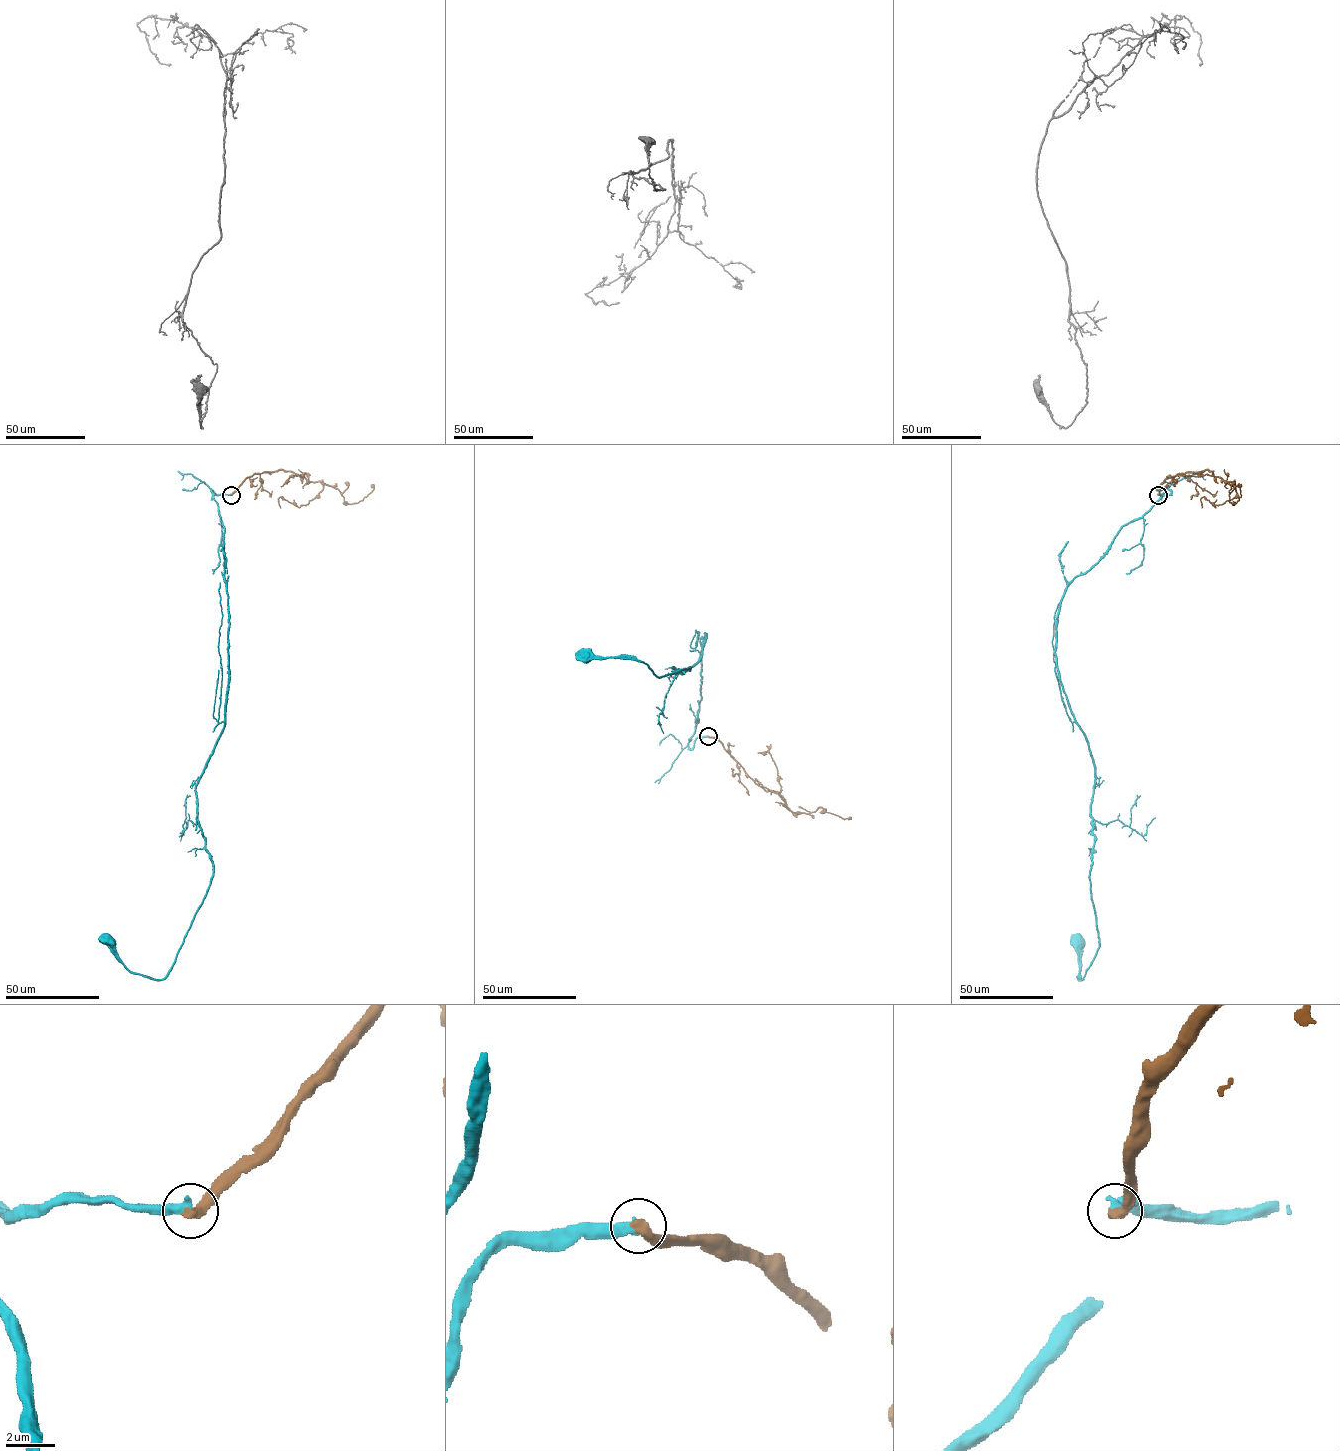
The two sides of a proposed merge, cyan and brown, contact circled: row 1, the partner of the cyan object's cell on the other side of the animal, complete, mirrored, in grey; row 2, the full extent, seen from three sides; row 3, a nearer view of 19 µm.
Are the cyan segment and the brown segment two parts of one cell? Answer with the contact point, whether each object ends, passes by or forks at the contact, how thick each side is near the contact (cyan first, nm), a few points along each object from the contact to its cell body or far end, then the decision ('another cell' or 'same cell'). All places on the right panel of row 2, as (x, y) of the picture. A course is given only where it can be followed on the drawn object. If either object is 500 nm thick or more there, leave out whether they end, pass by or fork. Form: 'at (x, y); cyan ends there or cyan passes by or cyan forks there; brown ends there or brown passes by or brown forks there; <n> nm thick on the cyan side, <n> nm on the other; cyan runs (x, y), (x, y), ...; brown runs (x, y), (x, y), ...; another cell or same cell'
at (1158, 495); cyan ends there; brown ends there; 440 nm thick on the cyan side, 440 nm on the other; cyan runs (1158, 494), (1171, 492), (1067, 587), (1056, 626), (1059, 680), (1094, 764), (1099, 948), (1082, 979), (1077, 939); brown runs (1158, 495), (1166, 479), (1187, 472), (1206, 470), (1234, 482), (1231, 499), (1215, 507), (1202, 497), (1202, 508); another cell

